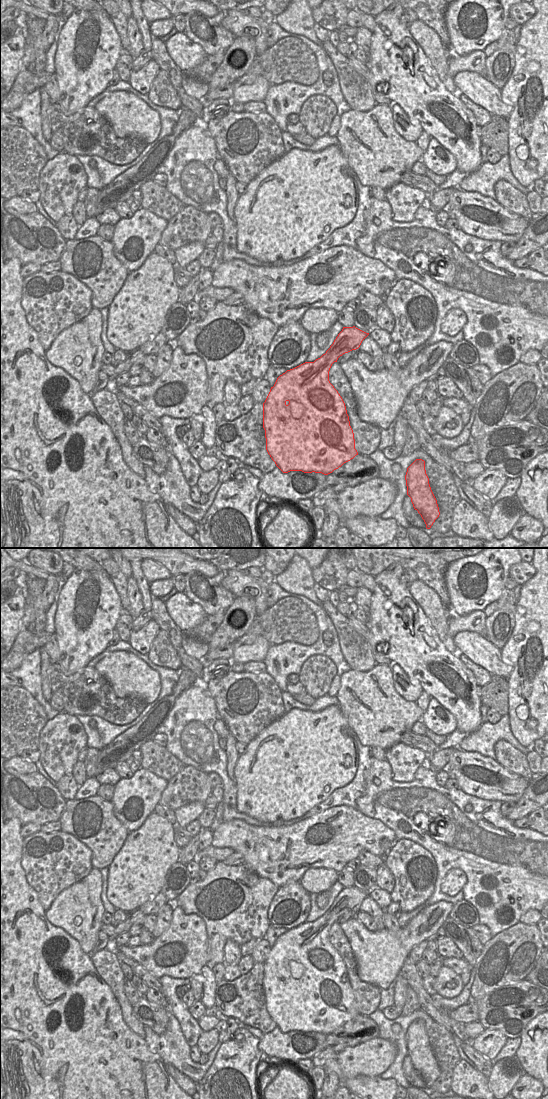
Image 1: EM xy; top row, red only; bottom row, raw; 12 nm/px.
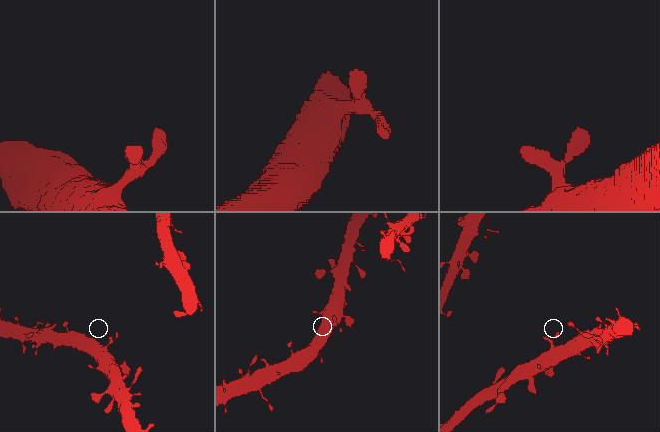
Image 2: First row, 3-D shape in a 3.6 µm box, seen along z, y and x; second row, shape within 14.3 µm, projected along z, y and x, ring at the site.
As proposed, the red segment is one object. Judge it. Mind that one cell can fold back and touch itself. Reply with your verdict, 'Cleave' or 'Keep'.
Keep

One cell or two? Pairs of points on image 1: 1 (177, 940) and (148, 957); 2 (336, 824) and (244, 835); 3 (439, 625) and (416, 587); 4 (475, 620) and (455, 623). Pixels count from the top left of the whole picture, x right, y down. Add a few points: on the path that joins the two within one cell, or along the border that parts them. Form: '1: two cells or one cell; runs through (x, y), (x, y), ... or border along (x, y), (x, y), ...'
1: one cell; runs through (171, 945), (159, 957), (155, 957)
2: one cell; runs through (321, 845), (270, 843)
3: one cell; runs through (438, 616), (425, 596)
4: one cell; runs through (470, 622), (460, 623)

